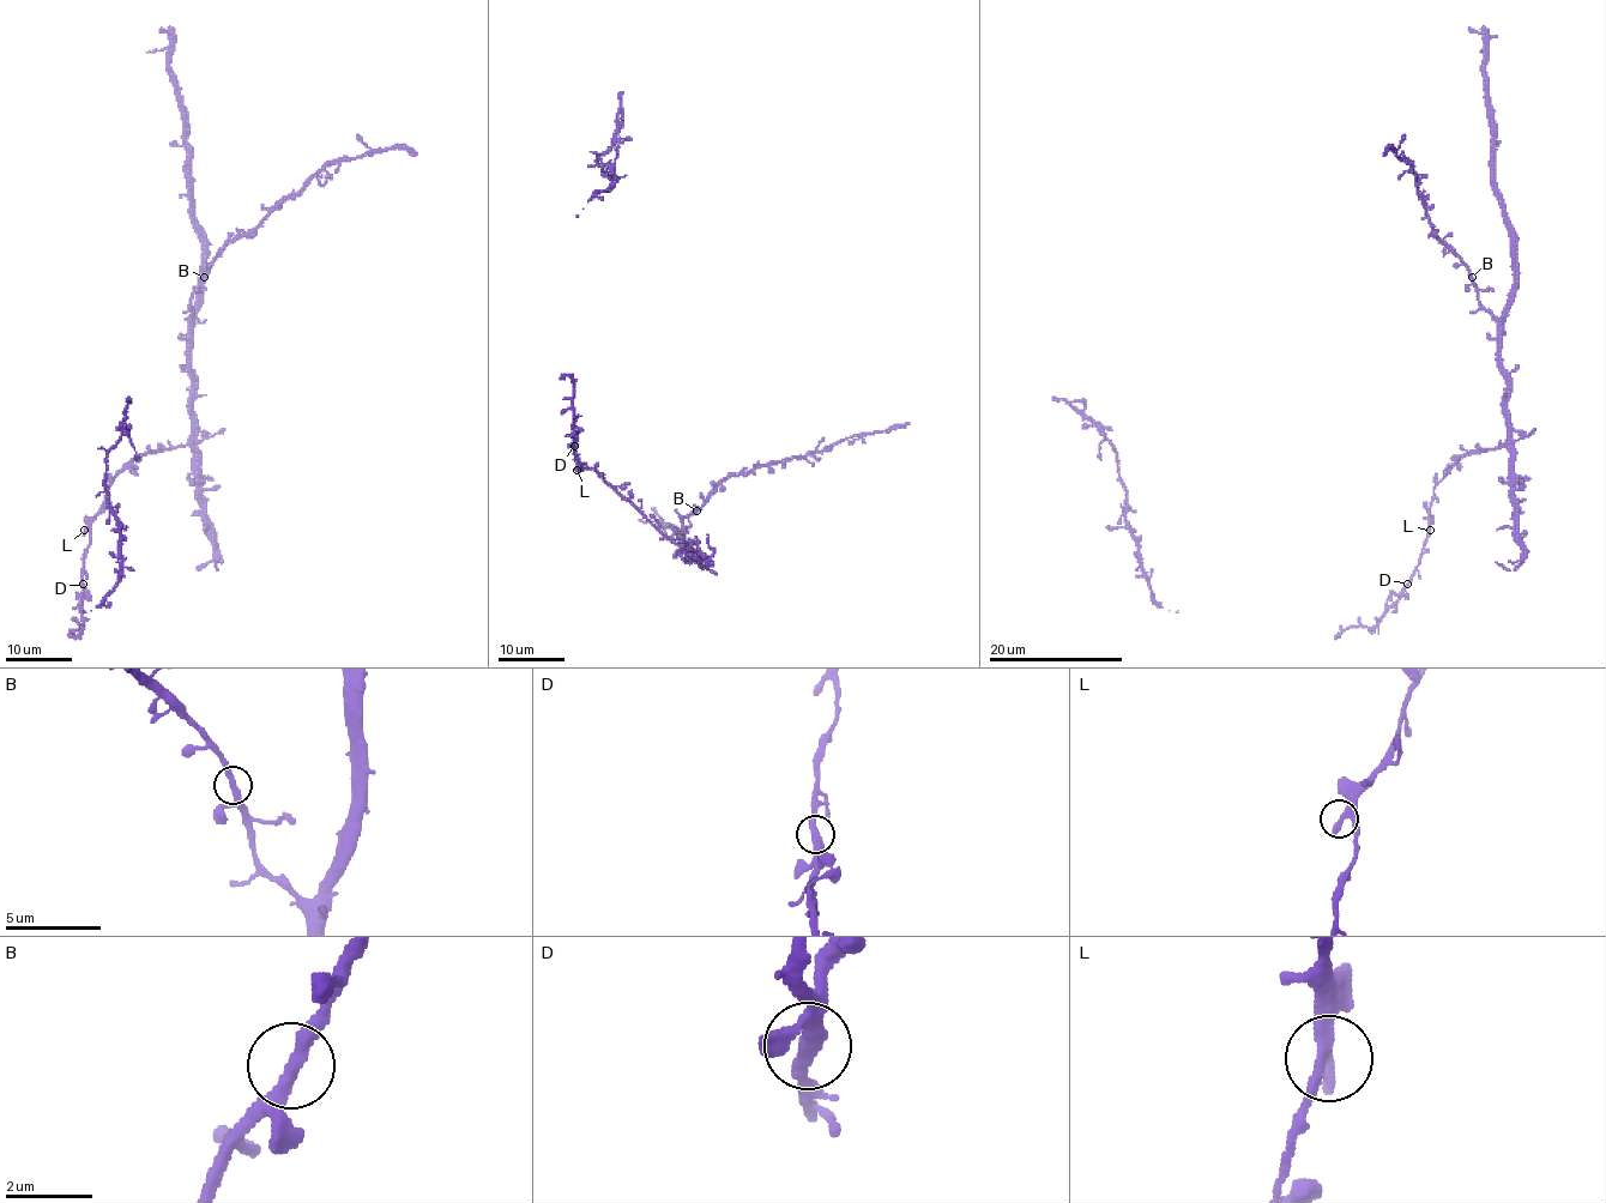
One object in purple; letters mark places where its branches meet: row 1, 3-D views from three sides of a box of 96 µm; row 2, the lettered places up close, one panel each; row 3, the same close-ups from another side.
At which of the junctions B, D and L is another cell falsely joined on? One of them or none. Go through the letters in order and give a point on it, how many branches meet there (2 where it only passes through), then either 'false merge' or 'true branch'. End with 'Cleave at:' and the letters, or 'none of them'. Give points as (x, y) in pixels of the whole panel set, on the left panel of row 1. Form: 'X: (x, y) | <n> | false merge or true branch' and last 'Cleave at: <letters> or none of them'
B: (204, 277) | 2 | true branch
D: (83, 584) | 2 | true branch
L: (84, 530) | 2 | true branch
Cleave at: none of them

